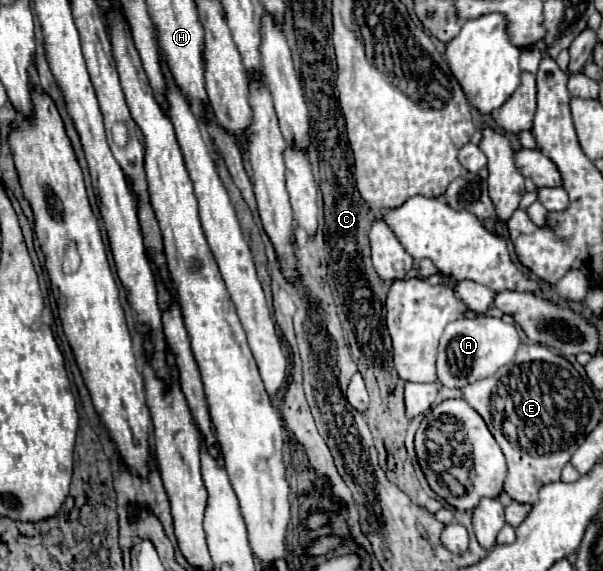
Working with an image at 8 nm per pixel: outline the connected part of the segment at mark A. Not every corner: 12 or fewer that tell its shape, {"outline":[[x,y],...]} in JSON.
{"outline":[[458,318],[438,344],[448,388],[494,376],[520,334],[500,318]]}

